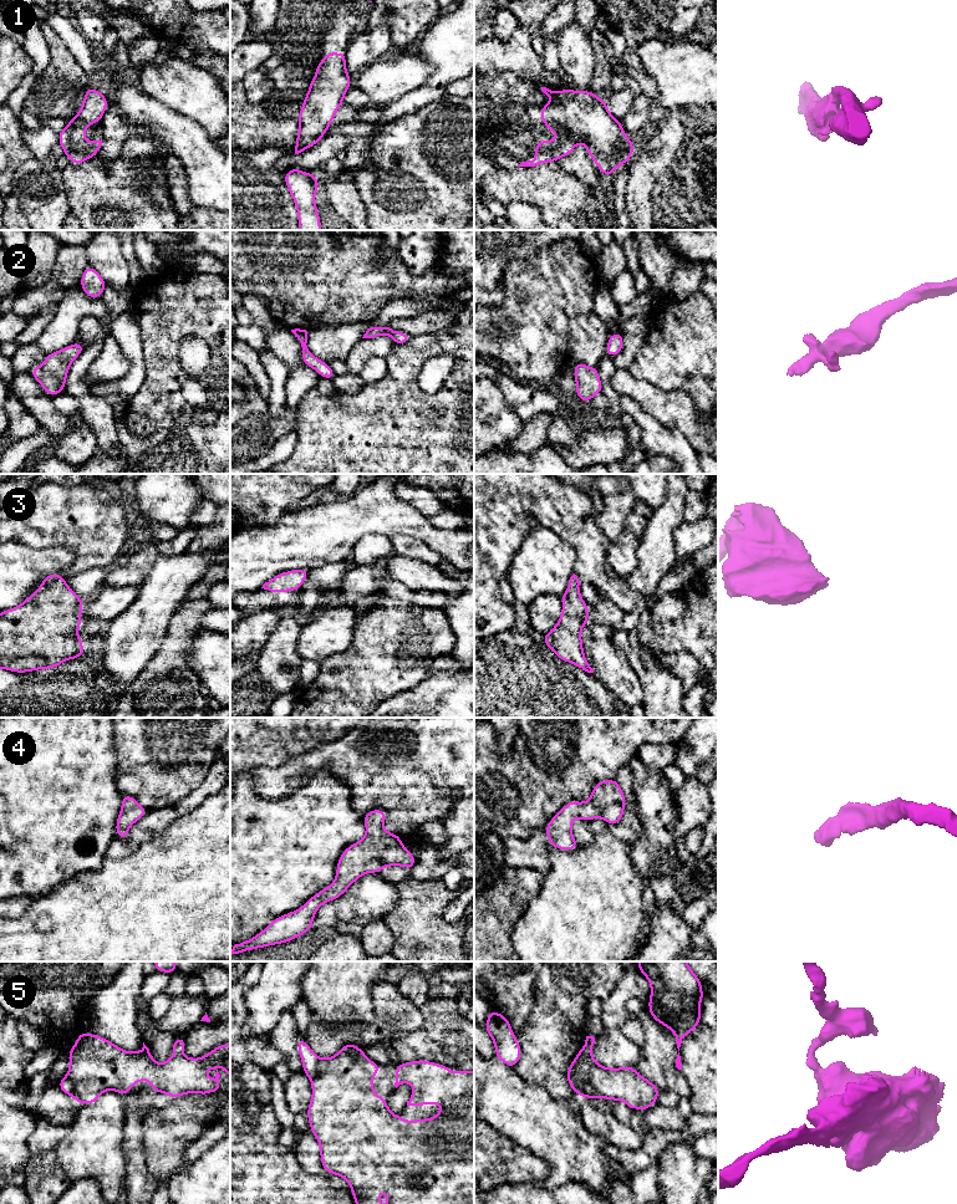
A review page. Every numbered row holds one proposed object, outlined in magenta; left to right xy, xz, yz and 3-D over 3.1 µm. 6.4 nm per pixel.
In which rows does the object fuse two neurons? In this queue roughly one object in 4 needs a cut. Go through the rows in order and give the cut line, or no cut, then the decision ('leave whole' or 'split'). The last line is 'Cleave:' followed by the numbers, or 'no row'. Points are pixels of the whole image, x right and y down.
1: no cut; leave whole
2: no cut; leave whole
3: no cut; leave whole
4: no cut; leave whole
5: cut in yz along (569, 1067), (579, 1082), (588, 1082), (602, 1097); split
Cleave: 5

